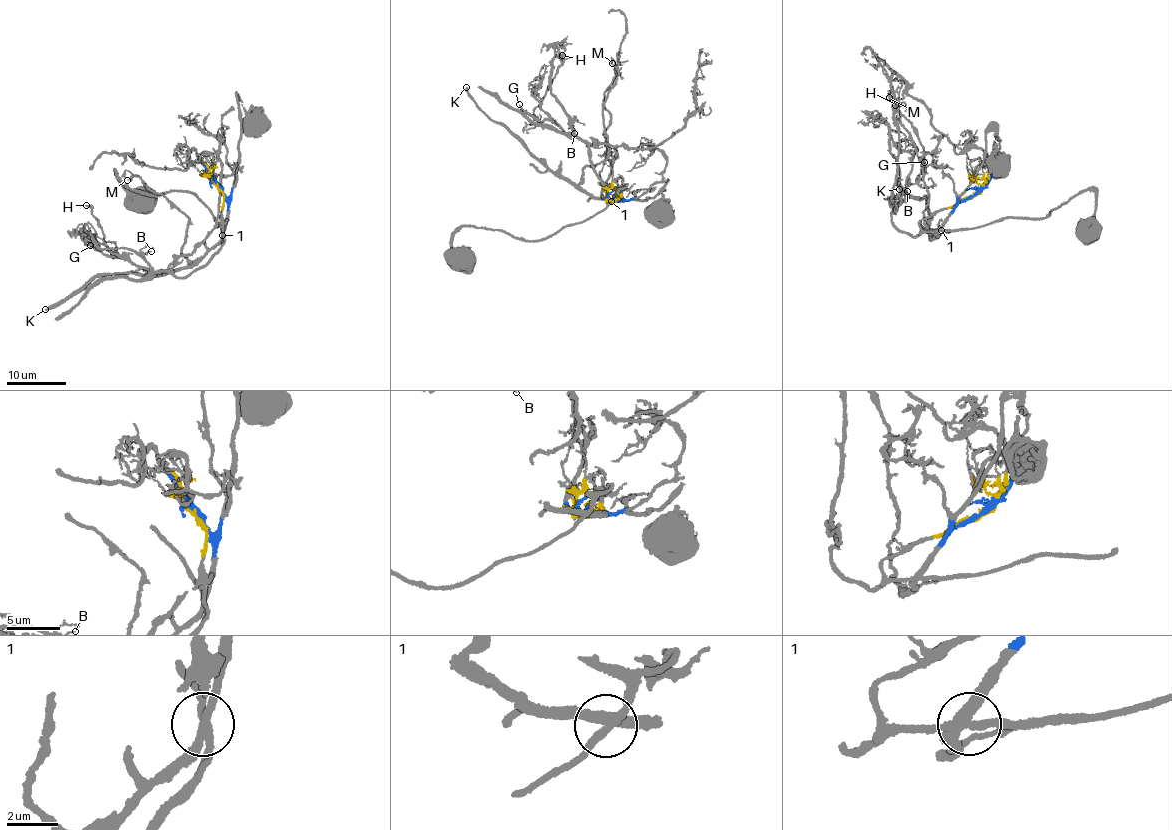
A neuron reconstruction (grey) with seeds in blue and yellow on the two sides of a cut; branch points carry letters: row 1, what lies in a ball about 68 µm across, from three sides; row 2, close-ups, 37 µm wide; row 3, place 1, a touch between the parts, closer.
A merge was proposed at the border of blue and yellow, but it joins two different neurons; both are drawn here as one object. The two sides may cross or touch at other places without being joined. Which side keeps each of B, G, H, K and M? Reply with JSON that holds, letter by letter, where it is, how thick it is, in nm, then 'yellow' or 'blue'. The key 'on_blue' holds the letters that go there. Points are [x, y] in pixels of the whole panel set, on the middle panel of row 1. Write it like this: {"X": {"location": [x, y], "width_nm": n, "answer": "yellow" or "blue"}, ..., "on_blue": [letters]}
{"B": {"location": [574, 133], "width_nm": 140, "answer": "yellow"}, "G": {"location": [519, 104], "width_nm": 200, "answer": "yellow"}, "H": {"location": [562, 55], "width_nm": 200, "answer": "yellow"}, "K": {"location": [466, 87], "width_nm": 280, "answer": "blue"}, "M": {"location": [612, 63], "width_nm": 170, "answer": "blue"}, "on_blue": ["K", "M"]}

